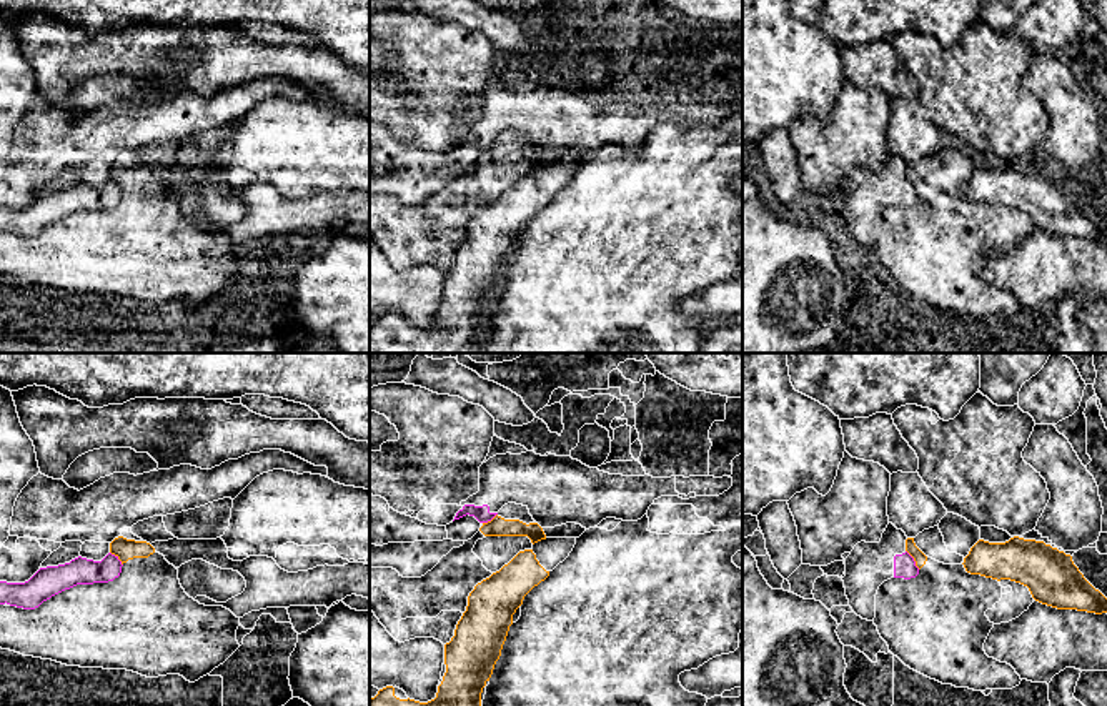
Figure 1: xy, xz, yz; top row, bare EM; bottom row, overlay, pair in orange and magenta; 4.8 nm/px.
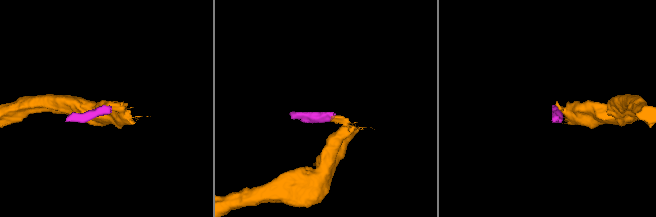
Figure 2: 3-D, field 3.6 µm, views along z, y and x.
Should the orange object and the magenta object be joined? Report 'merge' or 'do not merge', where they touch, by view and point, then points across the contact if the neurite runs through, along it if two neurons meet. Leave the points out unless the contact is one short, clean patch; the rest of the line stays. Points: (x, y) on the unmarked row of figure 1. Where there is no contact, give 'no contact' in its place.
do not merge; contact yz (914, 187); border yz (906, 177), (919, 195)

